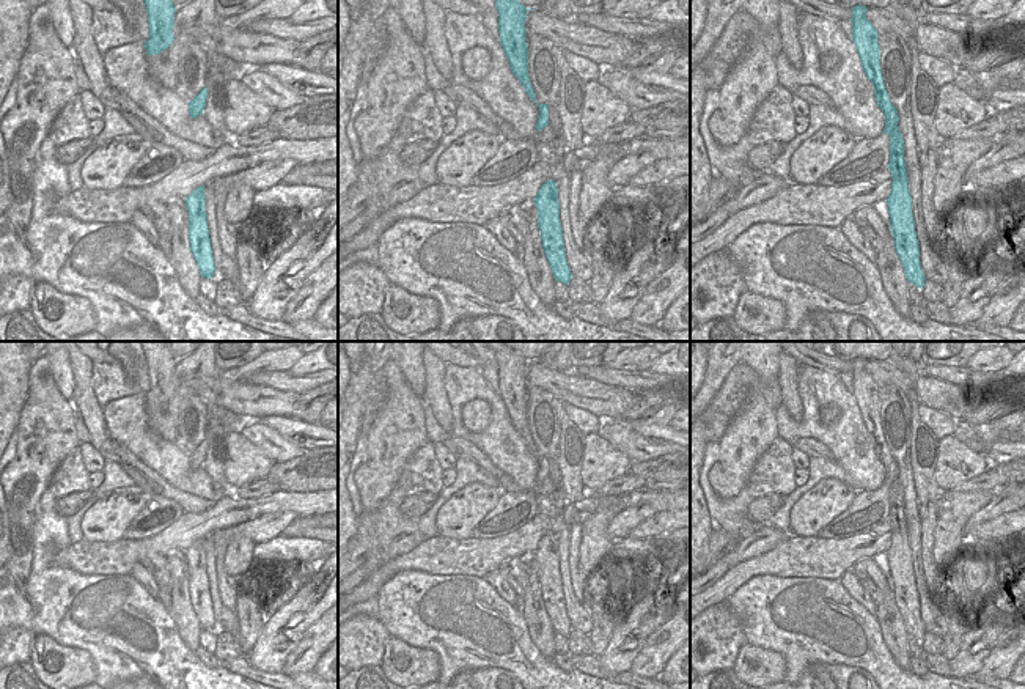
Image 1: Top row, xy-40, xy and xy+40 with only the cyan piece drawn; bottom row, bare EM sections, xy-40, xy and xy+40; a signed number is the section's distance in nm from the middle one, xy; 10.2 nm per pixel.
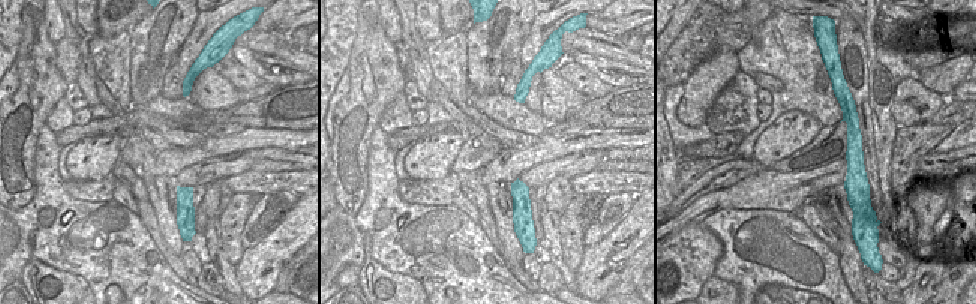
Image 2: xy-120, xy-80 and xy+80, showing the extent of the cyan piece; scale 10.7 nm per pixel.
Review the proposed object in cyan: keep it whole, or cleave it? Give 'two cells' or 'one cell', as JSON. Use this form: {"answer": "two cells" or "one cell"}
{"answer": "two cells"}

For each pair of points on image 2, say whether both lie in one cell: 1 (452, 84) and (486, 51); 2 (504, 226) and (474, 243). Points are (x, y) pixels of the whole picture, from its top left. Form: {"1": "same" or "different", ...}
{"1": "different", "2": "different"}

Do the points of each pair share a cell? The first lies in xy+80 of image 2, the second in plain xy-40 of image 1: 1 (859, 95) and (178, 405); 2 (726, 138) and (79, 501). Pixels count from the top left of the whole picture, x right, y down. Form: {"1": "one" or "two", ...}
{"1": "two", "2": "one"}

